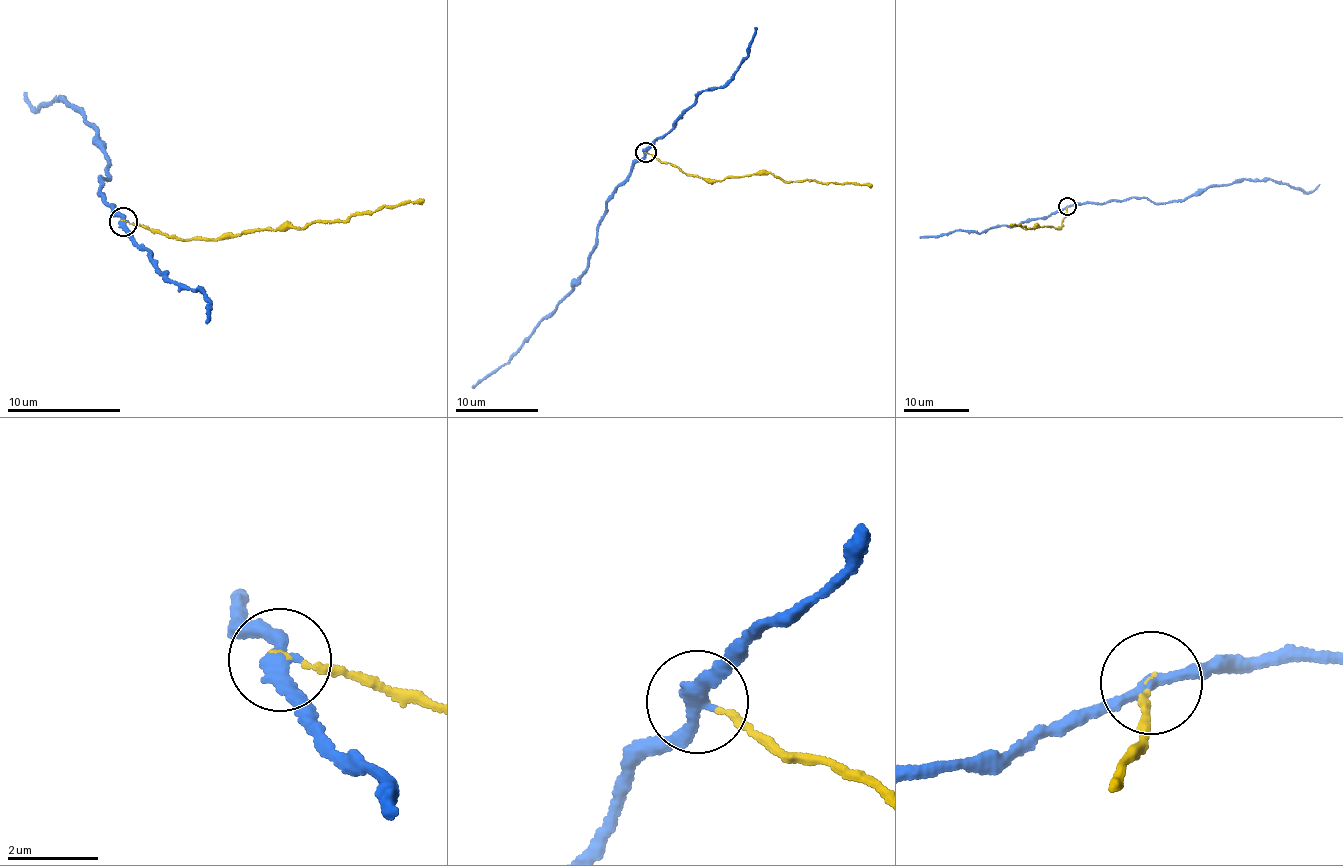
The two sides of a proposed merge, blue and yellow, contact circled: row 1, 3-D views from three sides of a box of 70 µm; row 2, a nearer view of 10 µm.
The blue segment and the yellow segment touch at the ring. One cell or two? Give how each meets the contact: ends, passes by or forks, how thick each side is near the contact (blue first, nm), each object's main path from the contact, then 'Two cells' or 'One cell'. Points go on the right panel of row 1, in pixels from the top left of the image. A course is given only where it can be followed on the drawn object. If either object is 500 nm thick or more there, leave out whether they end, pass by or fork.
At the ring blue passes by. At the ring yellow ends. Thickness 280 nm (blue) against 60 nm. Course of blue: (1068, 206), (1133, 198), (1182, 201), (1209, 188), (1244, 179), (1270, 179), (1307, 192), (1320, 185). Course of yellow: (1068, 206), (1062, 224), (1056, 230), (1051, 226), (1032, 228), (1035, 226), (1029, 230), (1010, 225). Two cells

